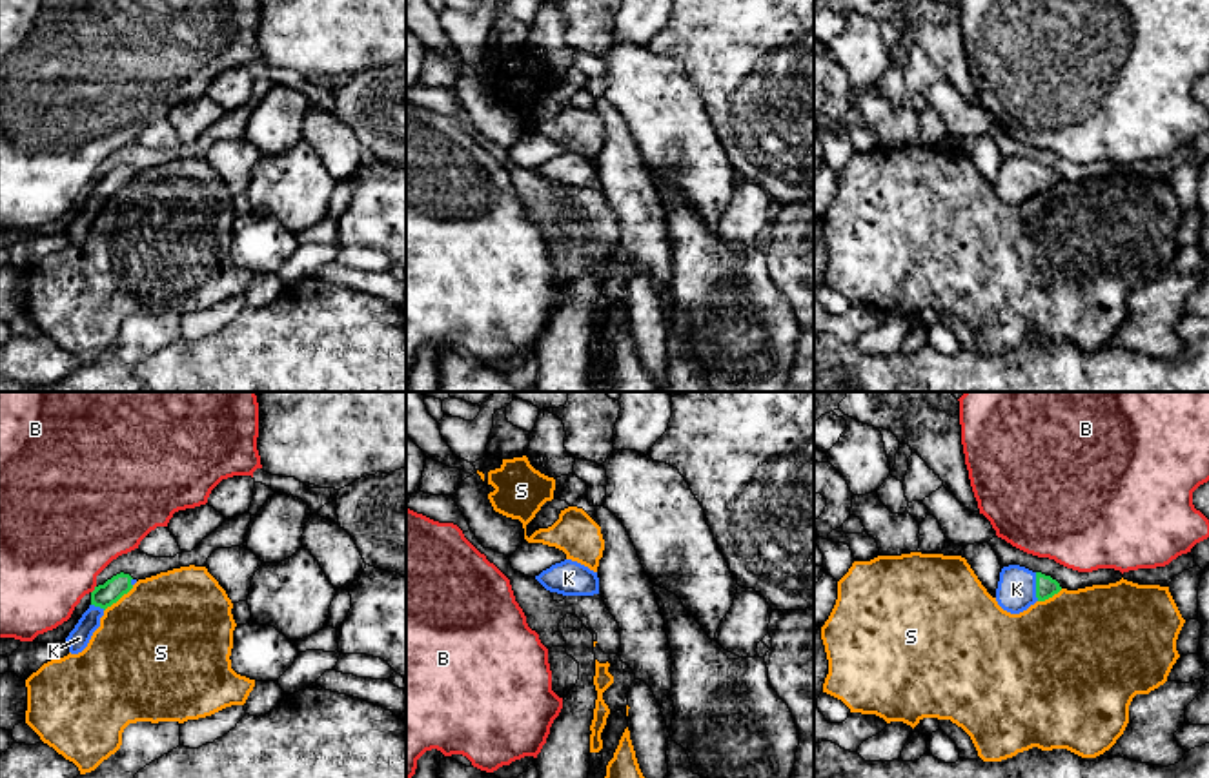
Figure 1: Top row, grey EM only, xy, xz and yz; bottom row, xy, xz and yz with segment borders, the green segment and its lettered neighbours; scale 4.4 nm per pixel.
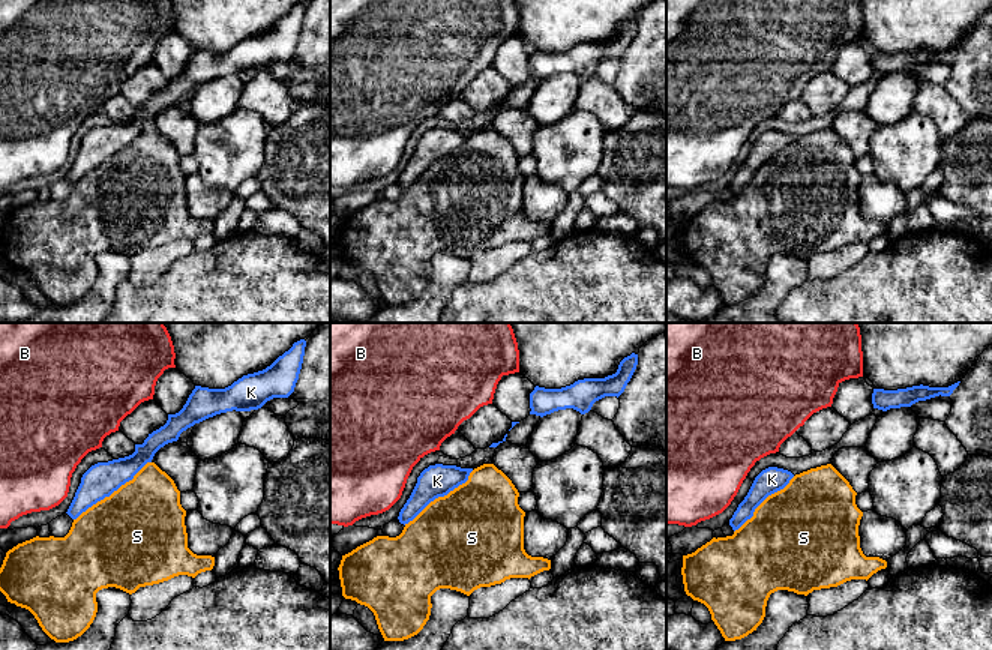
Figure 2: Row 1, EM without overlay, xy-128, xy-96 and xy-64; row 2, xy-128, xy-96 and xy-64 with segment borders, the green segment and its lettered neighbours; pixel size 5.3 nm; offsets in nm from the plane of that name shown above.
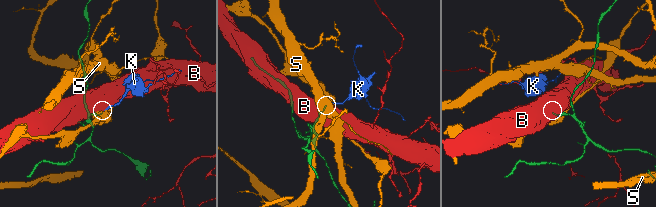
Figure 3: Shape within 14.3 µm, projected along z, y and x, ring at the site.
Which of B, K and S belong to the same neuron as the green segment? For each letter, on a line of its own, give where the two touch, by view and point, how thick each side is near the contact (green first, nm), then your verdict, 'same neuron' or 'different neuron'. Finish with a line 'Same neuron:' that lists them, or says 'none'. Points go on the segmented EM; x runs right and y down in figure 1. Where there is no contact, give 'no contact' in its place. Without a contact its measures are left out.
B: contact xy (95, 589); calibres 100 and 460 nm; different neuron
K: contact yz (1036, 587); calibres 100 and 180 nm; same neuron
S: contact xy (119, 598); calibres 100 and 500 nm; different neuron
Same neuron: K

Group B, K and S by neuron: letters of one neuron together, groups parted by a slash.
B / K / S

